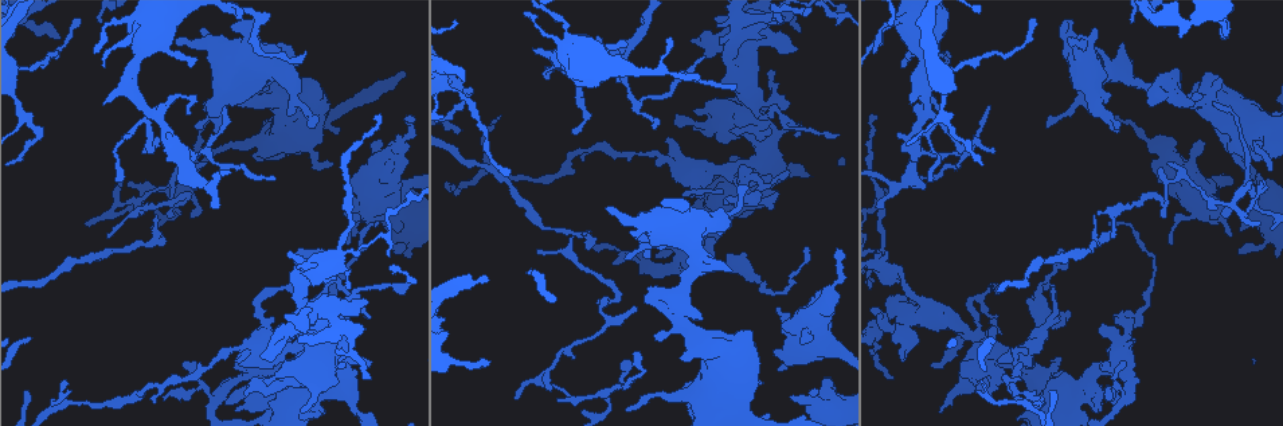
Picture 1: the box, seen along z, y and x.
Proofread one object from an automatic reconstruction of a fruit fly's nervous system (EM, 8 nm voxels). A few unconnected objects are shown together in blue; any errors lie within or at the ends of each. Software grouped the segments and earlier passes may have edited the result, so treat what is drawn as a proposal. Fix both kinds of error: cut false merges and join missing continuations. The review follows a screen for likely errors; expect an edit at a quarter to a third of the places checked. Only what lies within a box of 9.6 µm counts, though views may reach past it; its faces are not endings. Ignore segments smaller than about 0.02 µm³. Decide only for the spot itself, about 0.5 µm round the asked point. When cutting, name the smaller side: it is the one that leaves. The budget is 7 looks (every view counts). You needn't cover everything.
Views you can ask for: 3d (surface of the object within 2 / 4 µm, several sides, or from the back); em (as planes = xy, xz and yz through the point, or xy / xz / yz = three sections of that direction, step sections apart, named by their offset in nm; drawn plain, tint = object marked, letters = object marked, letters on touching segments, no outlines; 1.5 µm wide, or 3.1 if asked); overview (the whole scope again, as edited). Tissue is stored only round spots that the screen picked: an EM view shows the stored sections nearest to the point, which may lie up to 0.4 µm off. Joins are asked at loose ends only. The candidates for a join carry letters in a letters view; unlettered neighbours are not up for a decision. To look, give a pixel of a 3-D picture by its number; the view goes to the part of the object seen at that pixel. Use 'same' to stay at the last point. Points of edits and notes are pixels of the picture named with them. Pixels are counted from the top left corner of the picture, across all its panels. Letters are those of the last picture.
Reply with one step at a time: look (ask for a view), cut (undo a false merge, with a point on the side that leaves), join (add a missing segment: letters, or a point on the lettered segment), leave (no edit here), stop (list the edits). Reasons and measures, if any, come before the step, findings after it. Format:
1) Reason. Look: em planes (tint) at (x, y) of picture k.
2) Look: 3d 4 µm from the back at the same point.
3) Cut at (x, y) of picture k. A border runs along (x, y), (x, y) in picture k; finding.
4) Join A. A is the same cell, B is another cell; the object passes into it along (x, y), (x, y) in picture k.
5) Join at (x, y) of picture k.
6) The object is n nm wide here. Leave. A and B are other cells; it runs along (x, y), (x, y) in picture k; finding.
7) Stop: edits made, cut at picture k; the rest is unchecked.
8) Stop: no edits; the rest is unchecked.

Free end. Look: em xy step 4 (letters) at (190, 217) of picture 1.

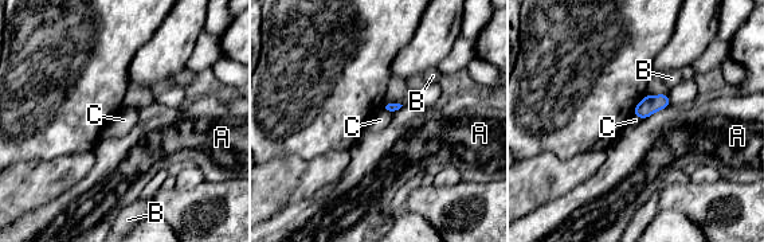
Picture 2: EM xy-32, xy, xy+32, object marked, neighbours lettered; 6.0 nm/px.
Cut it another way. Look: em xz step 8 (letters) at the same point.

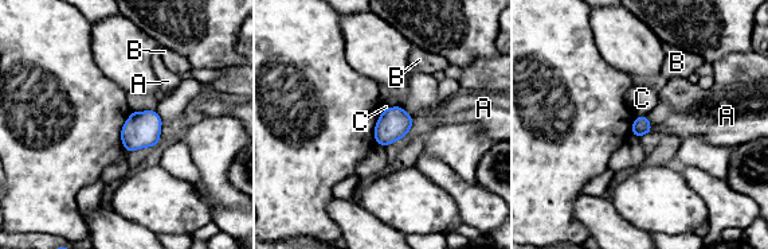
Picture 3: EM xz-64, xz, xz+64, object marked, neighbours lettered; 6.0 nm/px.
Leave. A, B and C are other cells; a border runs along (645, 115), (651, 132) in picture 3; none of them fits.

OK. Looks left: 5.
Free end. Look: em planes (letters) at (702, 317) of picture 1.

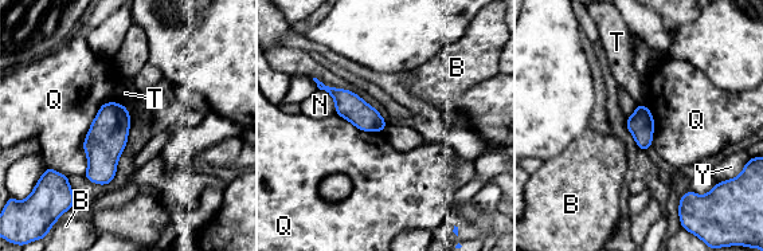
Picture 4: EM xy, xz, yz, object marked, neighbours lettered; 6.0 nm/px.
The object is 160 nm wide here. Leave. B, N, Q, T and Y are other cells; a border runs along (102, 102), (83, 141), (83, 175) in picture 4; no lettered segment goes on from it.

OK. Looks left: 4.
Branch stops here. Look: em yz step 8 (letters) at (1031, 21) of picture 1.

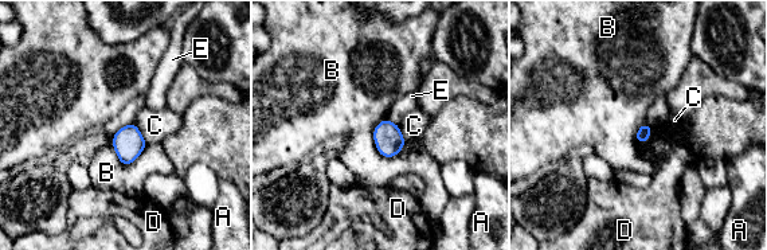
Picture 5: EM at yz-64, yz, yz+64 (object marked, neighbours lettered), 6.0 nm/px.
The object is 80 nm wide here. Leave. A, B, C, D and E are other cells; a border runs along (386, 118), (374, 143), (392, 157) in picture 5; none of them fits.

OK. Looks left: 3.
Stop: no edits; the rest is unchecked.

